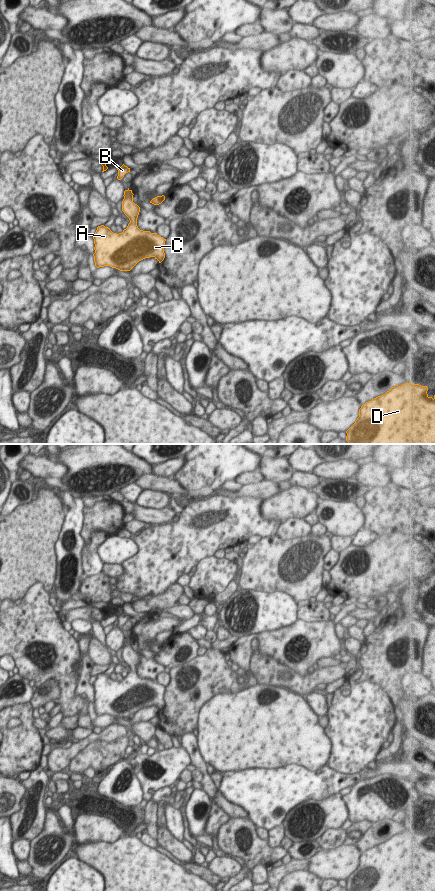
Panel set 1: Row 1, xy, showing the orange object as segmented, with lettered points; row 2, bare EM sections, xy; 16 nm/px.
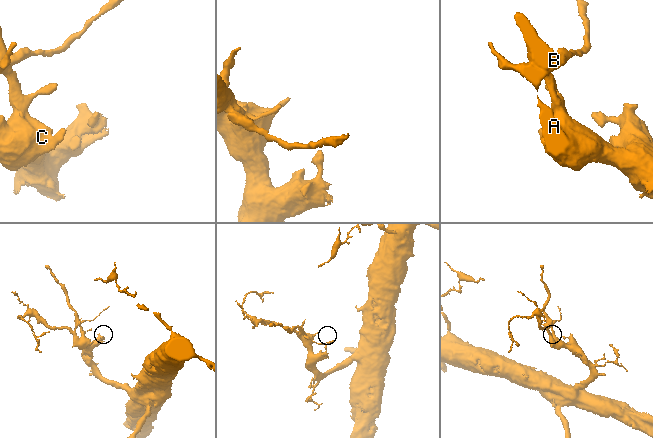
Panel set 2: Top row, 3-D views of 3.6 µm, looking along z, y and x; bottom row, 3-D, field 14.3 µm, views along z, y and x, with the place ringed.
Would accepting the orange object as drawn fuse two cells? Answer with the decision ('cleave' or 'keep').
keep

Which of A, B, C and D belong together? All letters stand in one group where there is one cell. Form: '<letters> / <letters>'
A B C D

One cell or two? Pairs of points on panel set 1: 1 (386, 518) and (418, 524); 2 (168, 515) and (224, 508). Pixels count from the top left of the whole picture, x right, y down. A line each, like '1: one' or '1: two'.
1: one
2: two

